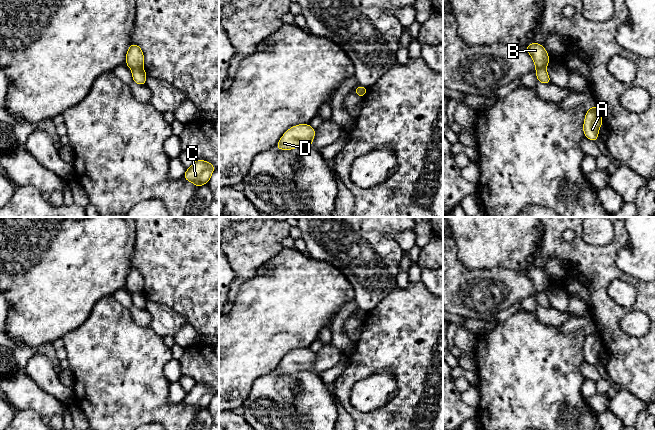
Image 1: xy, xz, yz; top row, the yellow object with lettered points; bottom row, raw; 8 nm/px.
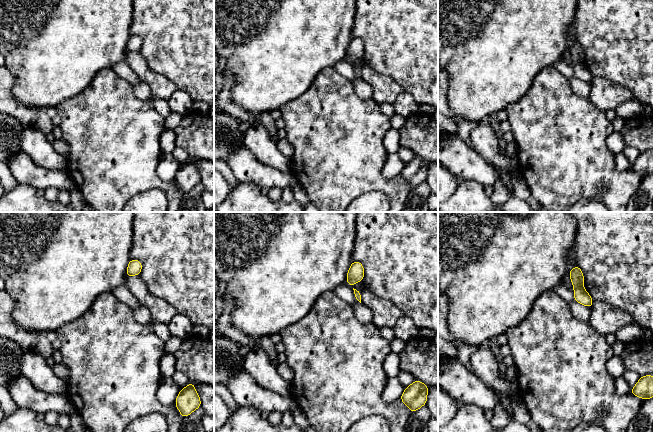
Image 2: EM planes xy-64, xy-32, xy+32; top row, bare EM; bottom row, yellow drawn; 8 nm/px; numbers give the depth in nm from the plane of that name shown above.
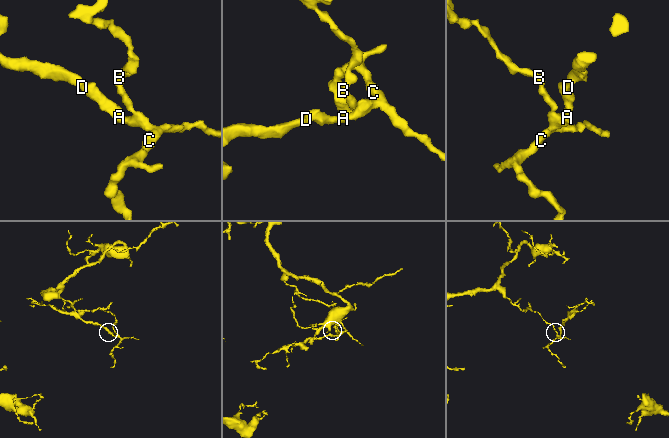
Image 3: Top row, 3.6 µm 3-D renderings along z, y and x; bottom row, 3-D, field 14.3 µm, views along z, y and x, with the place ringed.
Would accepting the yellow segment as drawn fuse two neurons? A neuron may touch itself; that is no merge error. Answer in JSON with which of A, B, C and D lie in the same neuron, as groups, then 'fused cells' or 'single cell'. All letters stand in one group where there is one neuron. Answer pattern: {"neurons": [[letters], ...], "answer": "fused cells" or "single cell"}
{"neurons": [["A", "C", "D"], ["B"]], "answer": "fused cells"}

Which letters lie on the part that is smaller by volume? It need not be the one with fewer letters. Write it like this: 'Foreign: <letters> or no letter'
Foreign: A, C, D

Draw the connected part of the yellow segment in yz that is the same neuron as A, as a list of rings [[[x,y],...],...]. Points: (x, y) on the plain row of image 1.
[[[596,329],[586,335],[583,355],[584,360],[592,365],[598,364],[599,351],[603,348],[601,337]]]

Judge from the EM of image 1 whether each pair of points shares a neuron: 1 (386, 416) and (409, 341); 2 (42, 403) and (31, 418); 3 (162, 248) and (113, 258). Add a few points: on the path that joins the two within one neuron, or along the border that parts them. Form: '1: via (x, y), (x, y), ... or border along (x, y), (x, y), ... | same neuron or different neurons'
1: via (405, 397), (409, 393), (409, 360) | same neuron
2: border along (15, 410), (34, 410), (42, 416) | different neurons
3: border along (136, 231), (131, 266) | different neurons

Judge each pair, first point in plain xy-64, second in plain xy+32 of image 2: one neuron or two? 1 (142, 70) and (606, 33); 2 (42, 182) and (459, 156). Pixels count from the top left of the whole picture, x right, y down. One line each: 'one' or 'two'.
1: two
2: one

